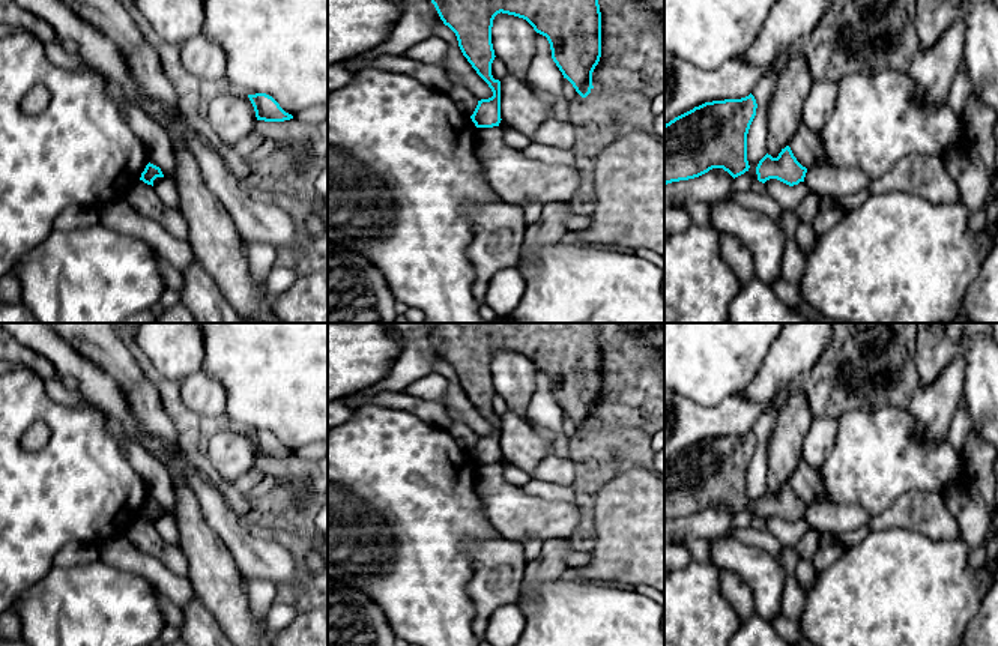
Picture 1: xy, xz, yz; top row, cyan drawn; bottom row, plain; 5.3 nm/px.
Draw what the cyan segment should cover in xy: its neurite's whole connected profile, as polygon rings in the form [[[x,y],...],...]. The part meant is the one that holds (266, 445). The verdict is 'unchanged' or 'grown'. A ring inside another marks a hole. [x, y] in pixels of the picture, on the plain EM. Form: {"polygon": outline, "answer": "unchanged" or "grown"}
{"polygon": [[[266,430],[248,431],[257,457],[265,458],[284,458],[293,455],[292,451],[286,449],[280,440]]], "answer": "unchanged"}

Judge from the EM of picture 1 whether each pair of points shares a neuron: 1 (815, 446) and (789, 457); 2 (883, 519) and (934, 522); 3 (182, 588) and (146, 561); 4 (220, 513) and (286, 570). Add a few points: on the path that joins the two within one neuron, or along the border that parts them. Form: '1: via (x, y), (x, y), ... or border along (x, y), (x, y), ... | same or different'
1: border along (812, 418), (801, 457) | different
2: via (895, 519), (922, 519) | same
3: via (173, 586), (155, 570) | same
4: via (233, 529), (262, 558), (269, 561) | same

